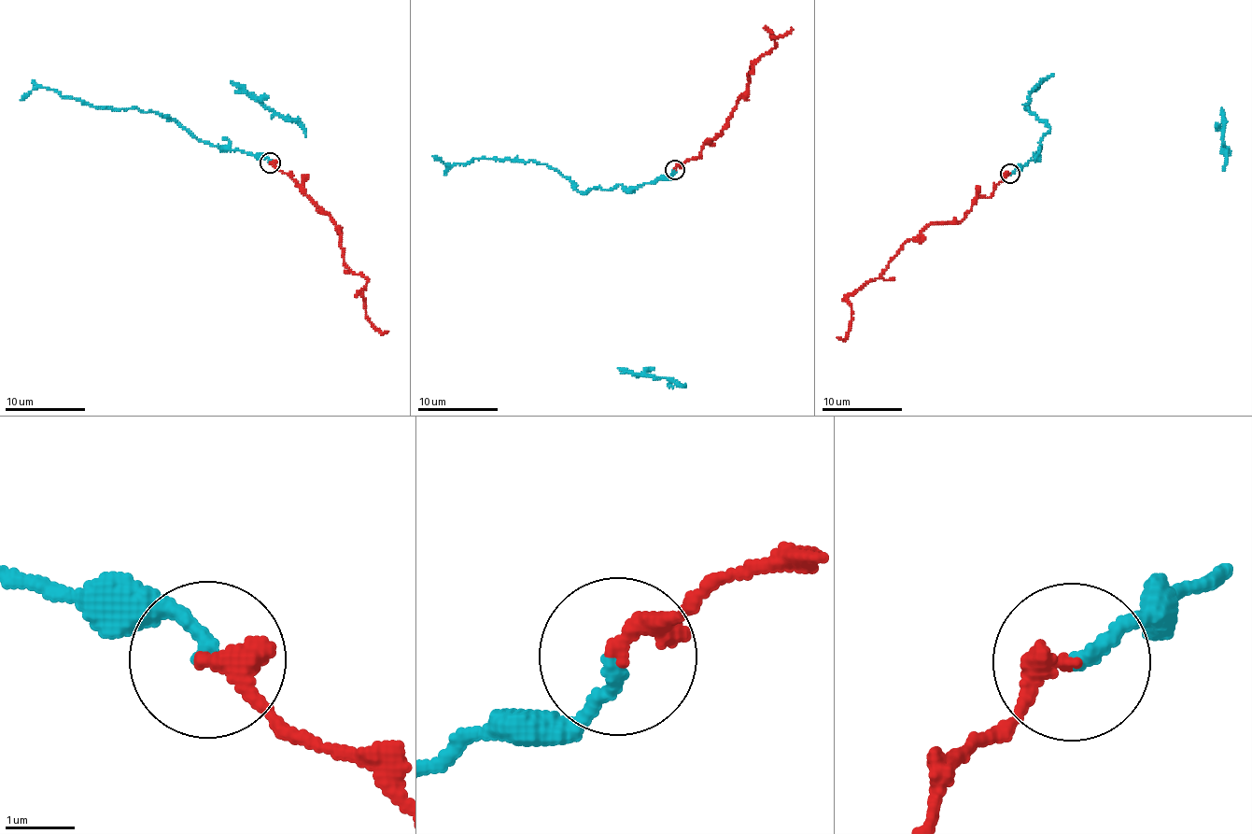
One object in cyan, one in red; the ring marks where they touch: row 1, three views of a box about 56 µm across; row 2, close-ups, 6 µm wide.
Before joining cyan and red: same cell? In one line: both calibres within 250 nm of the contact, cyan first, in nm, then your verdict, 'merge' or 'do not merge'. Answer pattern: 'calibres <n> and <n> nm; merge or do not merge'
calibres 200 and 360 nm; merge

